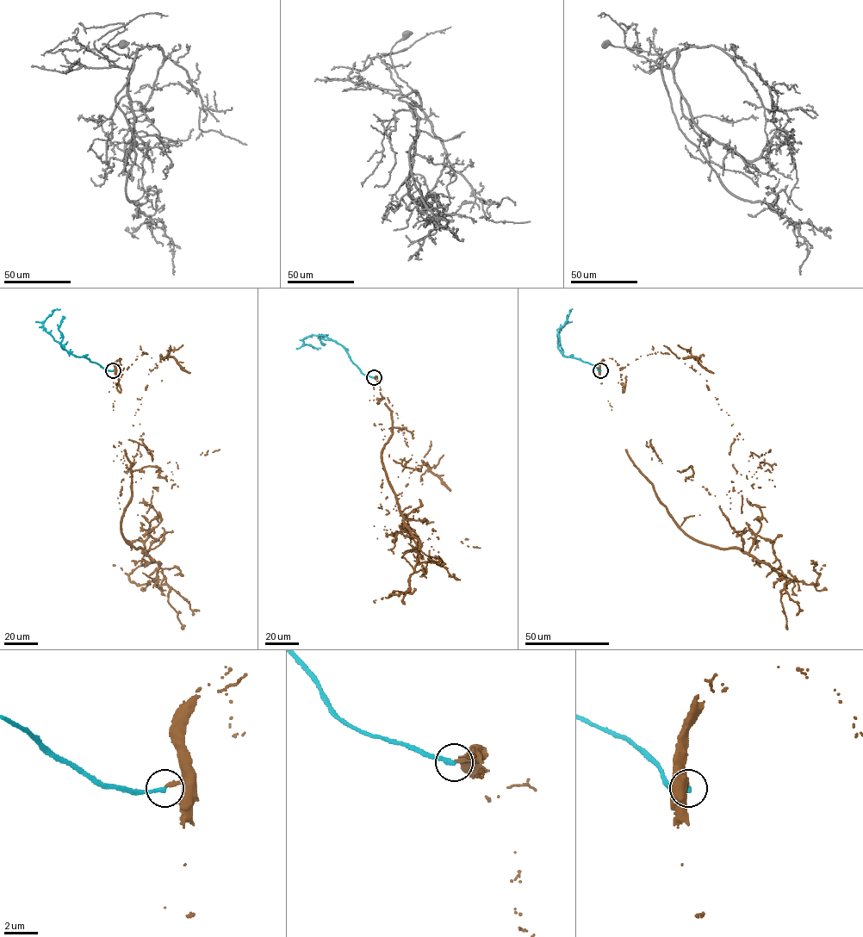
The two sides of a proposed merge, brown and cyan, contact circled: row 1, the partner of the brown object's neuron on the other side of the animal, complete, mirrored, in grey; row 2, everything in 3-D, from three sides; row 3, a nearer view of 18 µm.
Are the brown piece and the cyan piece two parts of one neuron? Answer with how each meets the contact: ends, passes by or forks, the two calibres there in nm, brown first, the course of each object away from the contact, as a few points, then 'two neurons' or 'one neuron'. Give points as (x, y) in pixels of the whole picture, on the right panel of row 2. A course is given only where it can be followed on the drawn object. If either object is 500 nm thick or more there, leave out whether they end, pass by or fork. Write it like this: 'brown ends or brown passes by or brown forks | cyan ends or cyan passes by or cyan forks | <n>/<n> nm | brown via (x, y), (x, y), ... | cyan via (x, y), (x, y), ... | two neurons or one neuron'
brown ends | cyan ends | 240/260 nm | brown via (600, 370), (696, 370), (764, 460), (733, 482), (748, 552), (683, 530), (638, 468), (651, 439), (661, 462) | cyan via (600, 370), (593, 365), (565, 356), (558, 348), (557, 335), (568, 321), (571, 309) | two neurons

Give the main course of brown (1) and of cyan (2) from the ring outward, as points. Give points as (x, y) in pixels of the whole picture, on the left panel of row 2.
1: (113, 370), (156, 363), (124, 471), (157, 491), (143, 552), (121, 530), (121, 442), (152, 462)
2: (113, 370), (106, 370), (86, 357), (70, 353), (46, 331), (42, 326), (44, 321), (54, 310), (59, 309)

